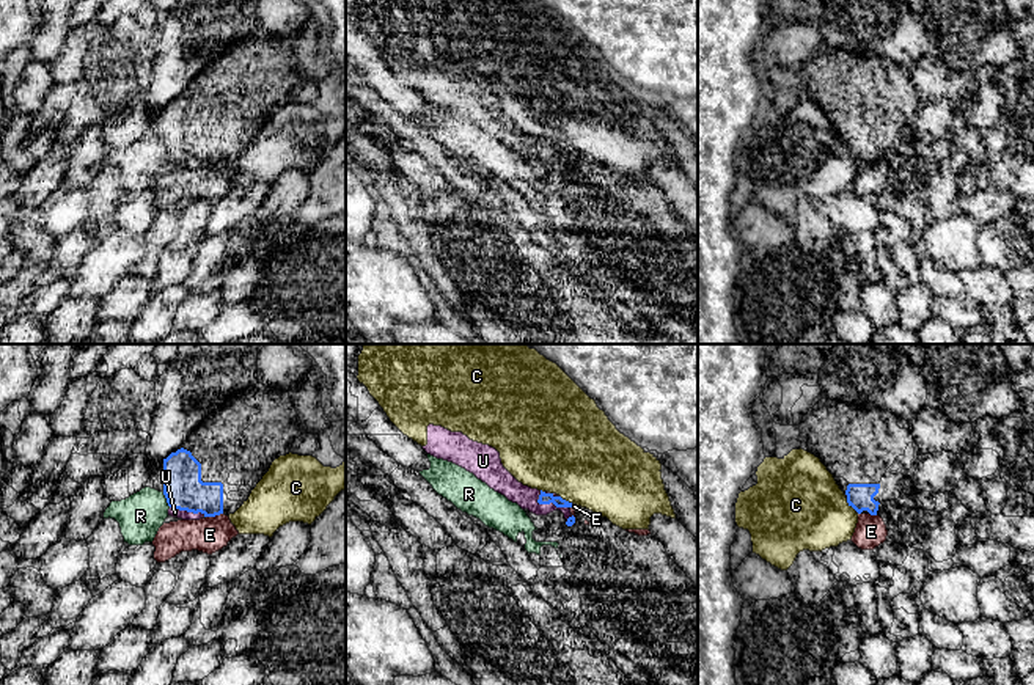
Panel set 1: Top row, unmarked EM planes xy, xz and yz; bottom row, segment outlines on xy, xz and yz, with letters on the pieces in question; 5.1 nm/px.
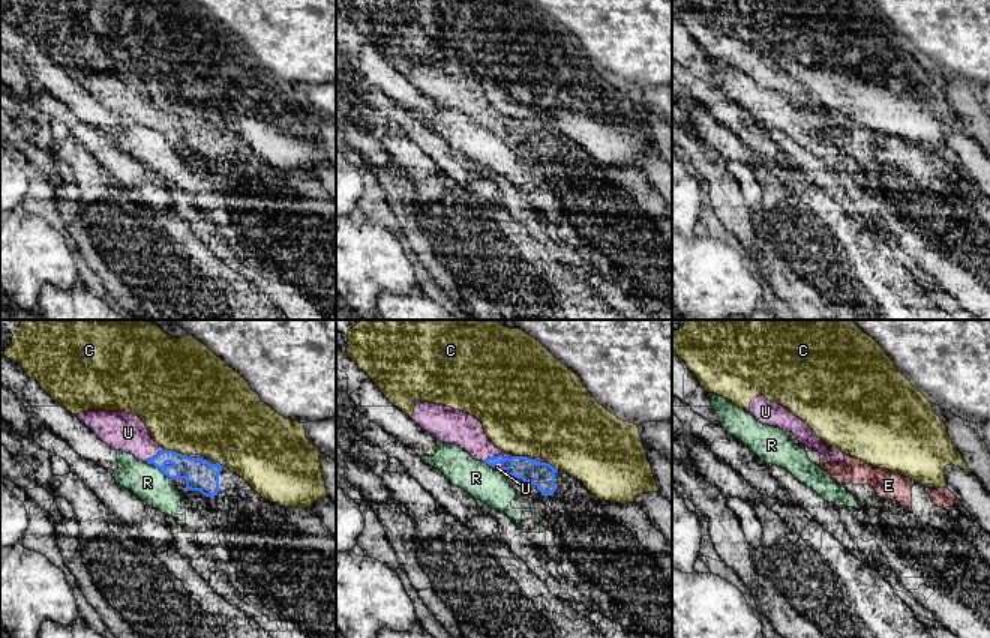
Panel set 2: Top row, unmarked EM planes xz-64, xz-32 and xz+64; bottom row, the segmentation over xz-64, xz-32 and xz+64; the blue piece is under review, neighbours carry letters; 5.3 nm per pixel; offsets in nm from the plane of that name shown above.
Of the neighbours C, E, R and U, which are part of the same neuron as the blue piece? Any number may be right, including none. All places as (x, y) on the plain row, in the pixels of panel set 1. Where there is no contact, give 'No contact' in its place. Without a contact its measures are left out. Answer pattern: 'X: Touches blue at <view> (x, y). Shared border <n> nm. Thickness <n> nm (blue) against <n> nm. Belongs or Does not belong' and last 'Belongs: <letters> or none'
C: Touches blue at yz (850, 153). Shared border 90 nm. Thickness 140 nm (blue) against 440 nm. Does not belong
E: Touches blue at xy (214, 164). Shared border 90 nm. Thickness 200 nm (blue) against 180 nm. Does not belong
R: Touches blue at xy (167, 148). Shared border 90 nm. Thickness 200 nm (blue) against 240 nm. Does not belong
U: Touches blue at xz (547, 151). Shared border 180 nm. Thickness 60 nm (blue) against 120 nm. Belongs
Belongs: U

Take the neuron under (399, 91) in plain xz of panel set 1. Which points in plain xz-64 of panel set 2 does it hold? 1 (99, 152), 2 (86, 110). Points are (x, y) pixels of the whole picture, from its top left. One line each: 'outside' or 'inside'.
1: outside
2: inside

